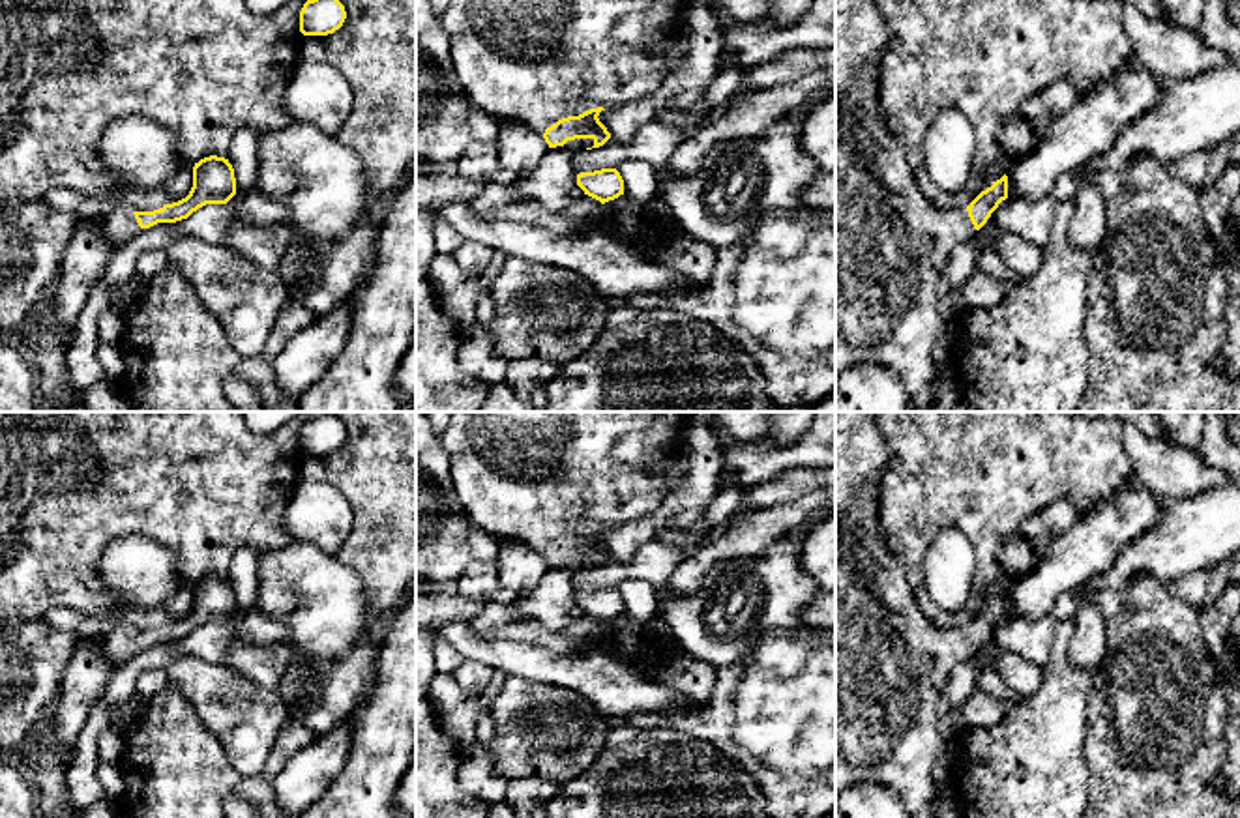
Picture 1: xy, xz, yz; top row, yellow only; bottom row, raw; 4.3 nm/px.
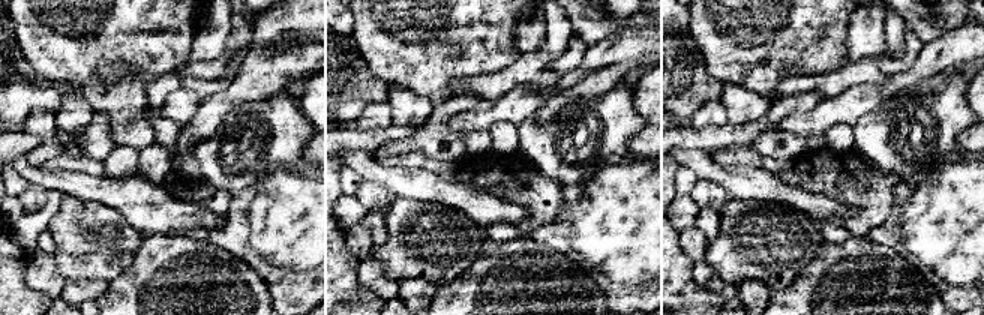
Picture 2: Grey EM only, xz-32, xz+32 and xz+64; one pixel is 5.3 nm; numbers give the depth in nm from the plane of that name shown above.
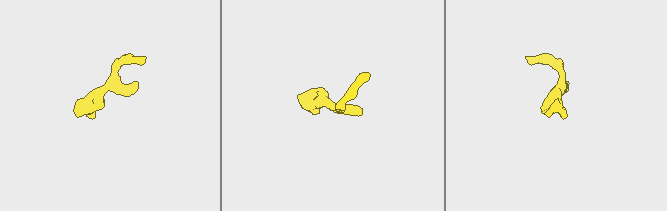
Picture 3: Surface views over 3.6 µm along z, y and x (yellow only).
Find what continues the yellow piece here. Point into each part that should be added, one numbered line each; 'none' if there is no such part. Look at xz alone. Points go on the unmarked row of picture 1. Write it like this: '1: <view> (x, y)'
1: xz (531, 476)

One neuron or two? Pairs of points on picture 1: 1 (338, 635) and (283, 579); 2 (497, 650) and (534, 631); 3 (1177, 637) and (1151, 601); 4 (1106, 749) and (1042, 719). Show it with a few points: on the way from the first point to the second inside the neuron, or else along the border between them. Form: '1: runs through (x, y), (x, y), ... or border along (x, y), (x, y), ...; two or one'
1: runs through (324, 622), (296, 592); one
2: border along (482, 635), (487, 639), (538, 642), (559, 652); two
3: runs through (1167, 628), (1151, 611); one
4: border along (1091, 697), (1089, 732), (1085, 738), (1085, 785); two

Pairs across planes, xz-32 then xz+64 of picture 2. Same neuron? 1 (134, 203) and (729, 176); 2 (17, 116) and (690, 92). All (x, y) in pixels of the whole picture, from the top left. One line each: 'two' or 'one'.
1: one
2: one

